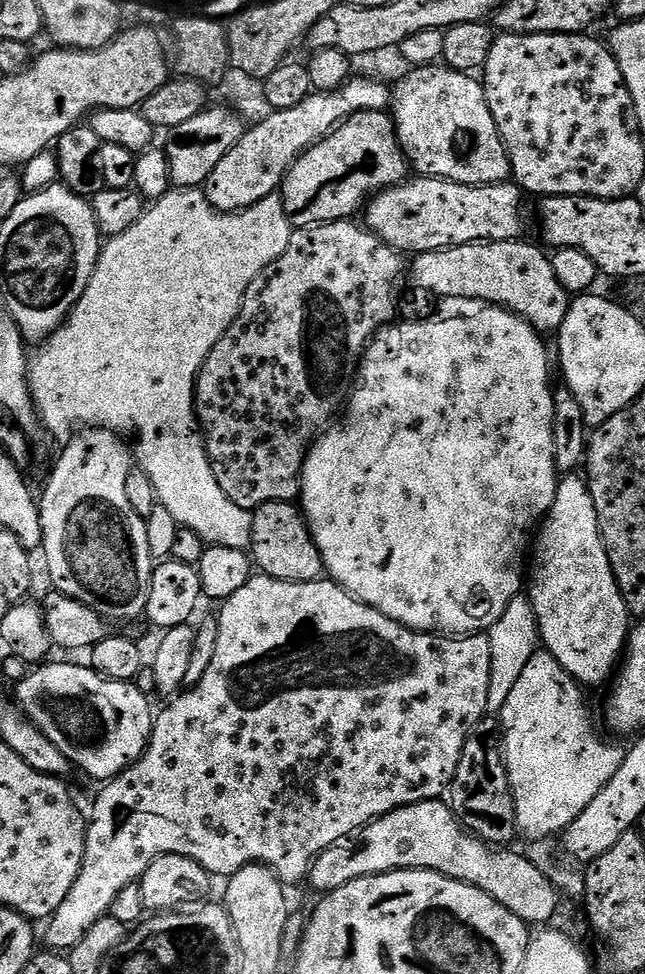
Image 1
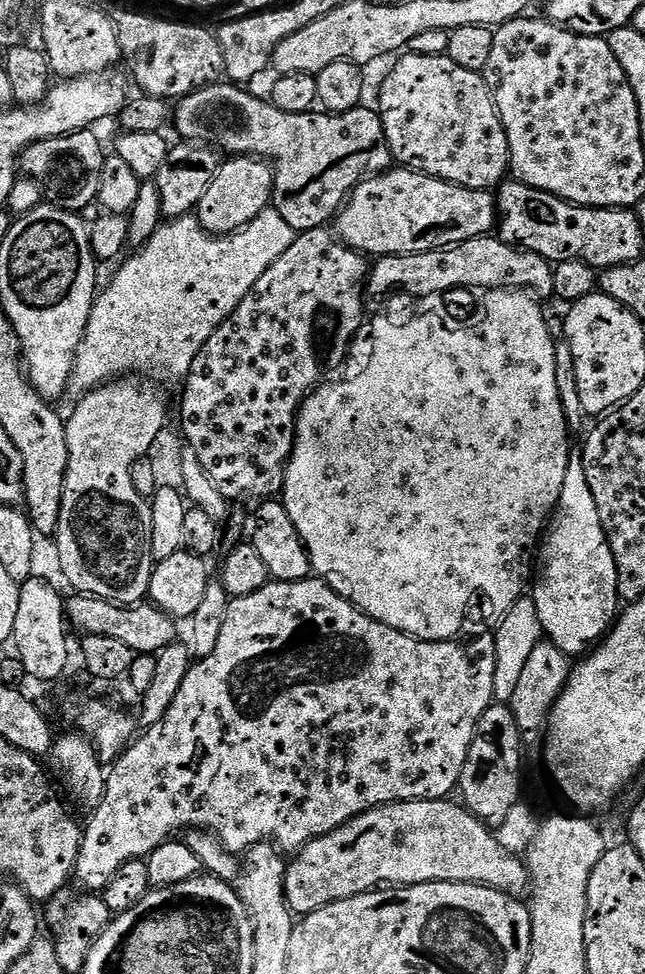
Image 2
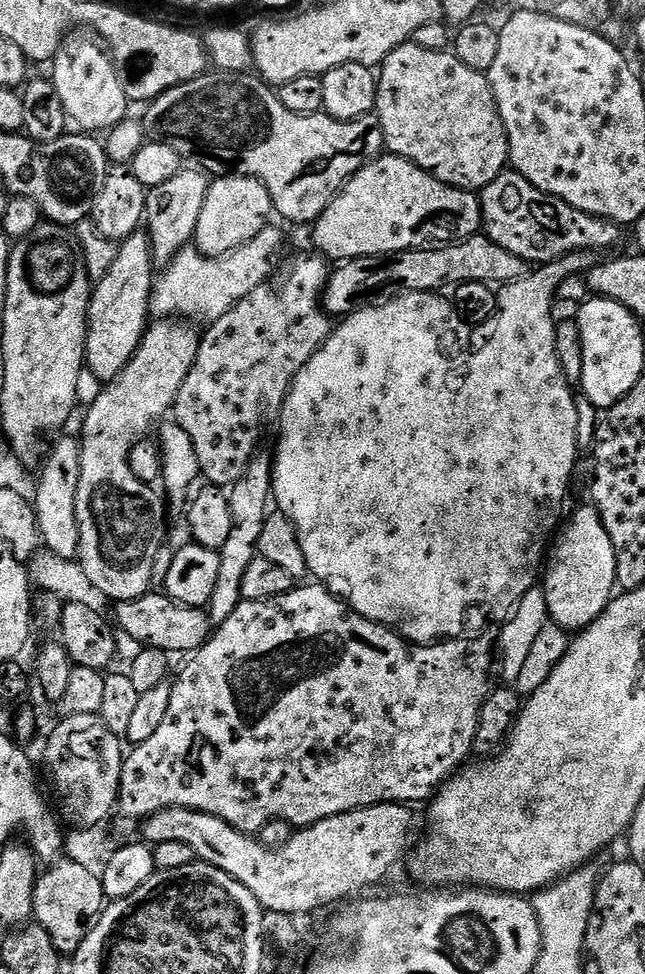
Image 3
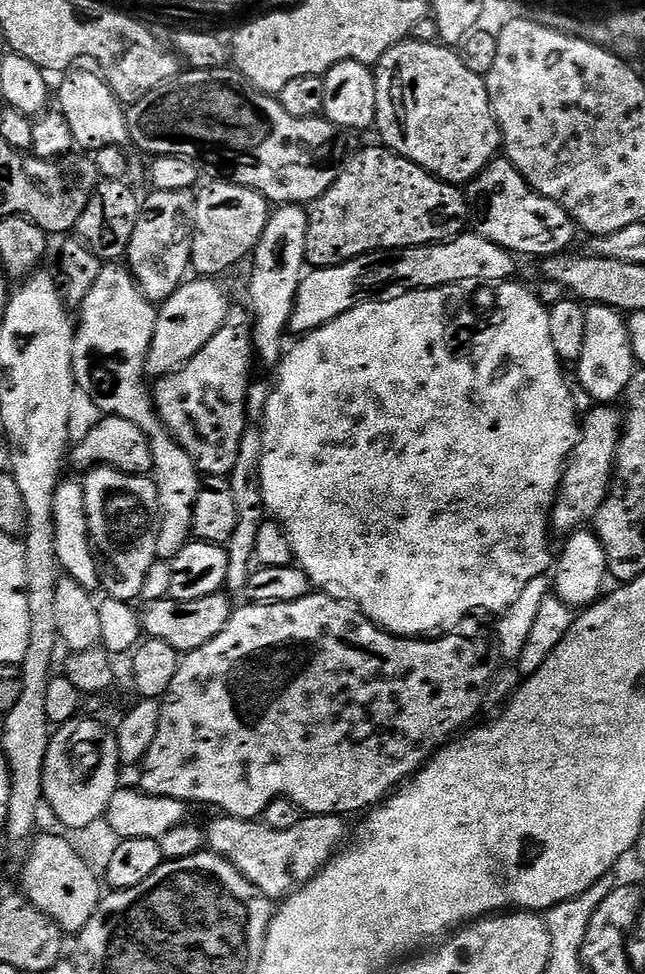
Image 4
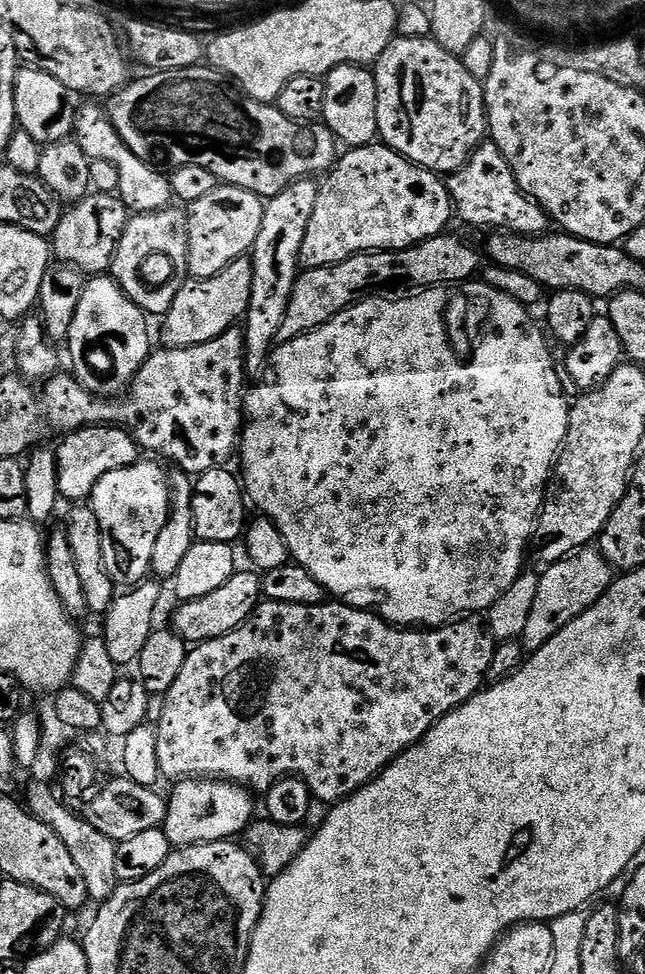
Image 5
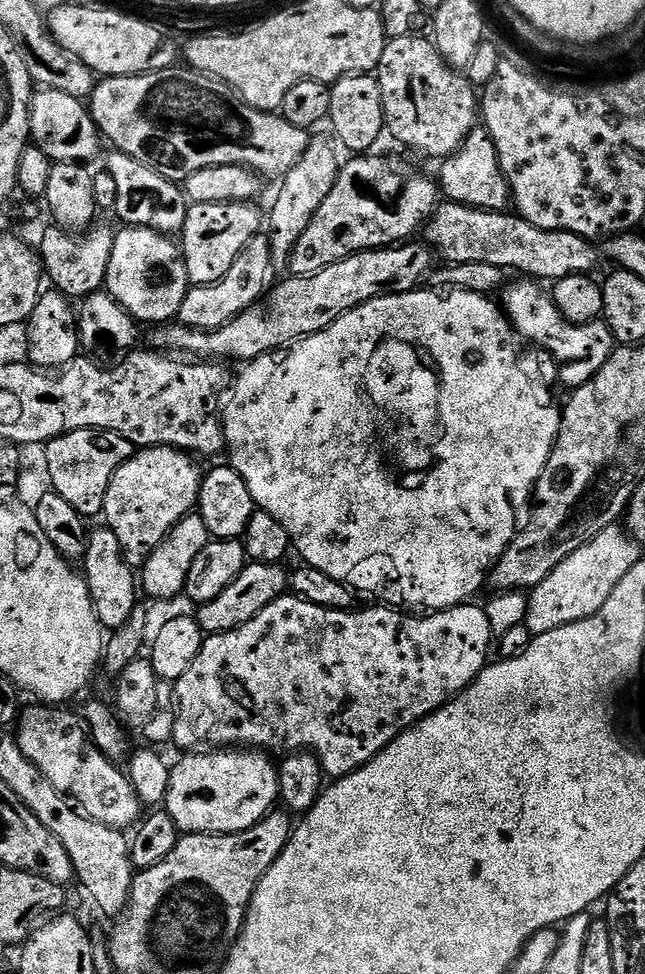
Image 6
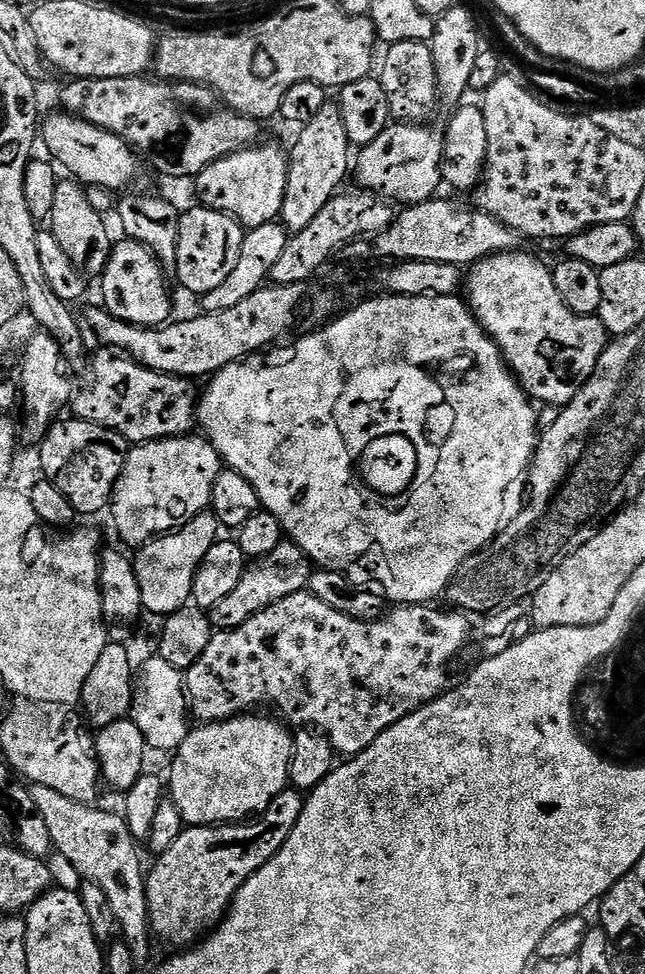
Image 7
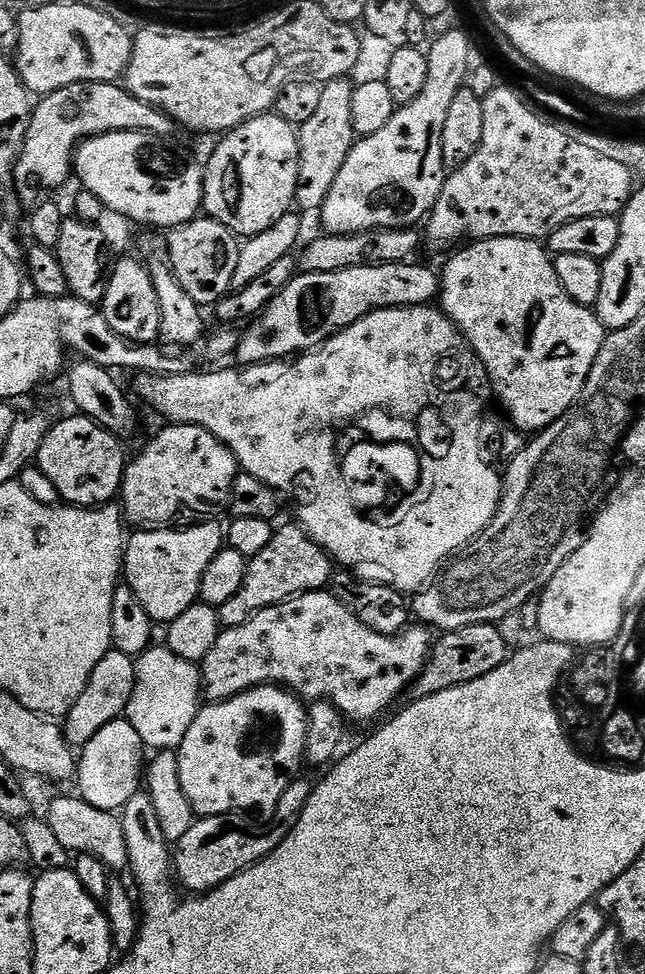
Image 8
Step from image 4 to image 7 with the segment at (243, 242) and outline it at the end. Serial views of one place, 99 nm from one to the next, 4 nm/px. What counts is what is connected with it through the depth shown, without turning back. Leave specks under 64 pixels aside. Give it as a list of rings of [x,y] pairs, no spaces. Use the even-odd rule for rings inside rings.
[[[195,206],[189,212],[185,211],[180,218],[180,229],[178,230],[178,254],[176,255],[175,279],[180,279],[180,284],[188,292],[193,292],[196,298],[205,296],[210,290],[215,290],[226,282],[226,278],[238,266],[238,258],[242,250],[242,242],[246,235],[245,229],[232,216],[225,212],[219,212],[213,208]]]

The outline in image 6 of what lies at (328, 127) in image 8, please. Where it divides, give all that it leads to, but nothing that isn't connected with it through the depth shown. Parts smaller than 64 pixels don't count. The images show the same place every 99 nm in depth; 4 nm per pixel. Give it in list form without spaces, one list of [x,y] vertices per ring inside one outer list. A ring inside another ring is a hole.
[[[309,139],[306,152],[279,181],[280,193],[272,204],[272,213],[269,216],[267,213],[266,216],[266,235],[272,251],[272,263],[277,269],[287,269],[290,254],[294,246],[298,246],[298,238],[302,238],[306,226],[310,226],[310,218],[318,214],[318,206],[326,202],[326,194],[334,190],[334,182],[336,175],[340,173],[342,160],[336,157],[336,152],[332,149],[333,141],[329,140]]]

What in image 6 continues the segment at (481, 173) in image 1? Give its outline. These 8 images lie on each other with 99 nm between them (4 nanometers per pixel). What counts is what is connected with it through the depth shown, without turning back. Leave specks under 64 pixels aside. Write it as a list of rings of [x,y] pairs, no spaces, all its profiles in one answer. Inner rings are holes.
[[[417,34],[406,38],[391,38],[385,43],[378,69],[384,107],[384,127],[387,135],[393,136],[400,144],[421,152],[424,156],[443,158],[456,152],[458,146],[478,124],[478,92],[472,87],[467,76],[451,68],[442,58],[431,39],[423,40]]]

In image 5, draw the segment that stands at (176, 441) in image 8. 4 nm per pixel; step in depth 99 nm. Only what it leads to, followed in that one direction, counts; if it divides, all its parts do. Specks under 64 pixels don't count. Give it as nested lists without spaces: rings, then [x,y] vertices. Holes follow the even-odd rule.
[[[144,458],[122,470],[106,474],[106,478],[94,486],[90,497],[90,506],[107,539],[111,543],[113,540],[129,556],[128,568],[137,572],[140,578],[149,575],[158,534],[162,534],[162,526],[166,526],[168,514],[172,511],[170,476],[155,462],[155,459]]]

